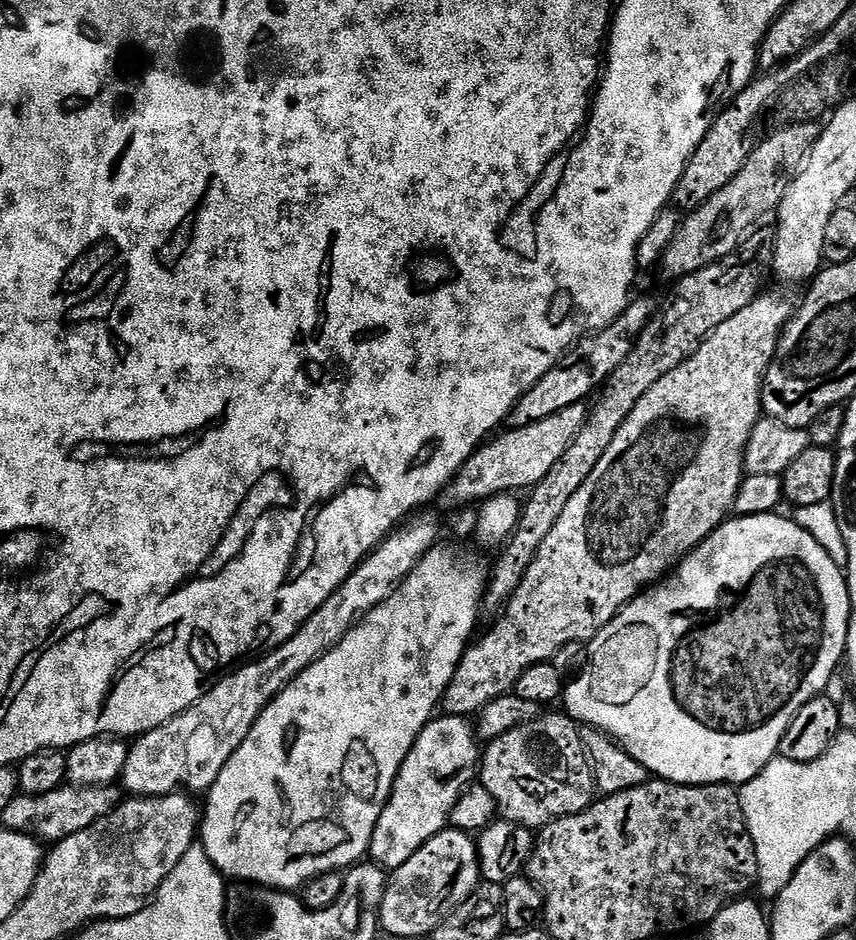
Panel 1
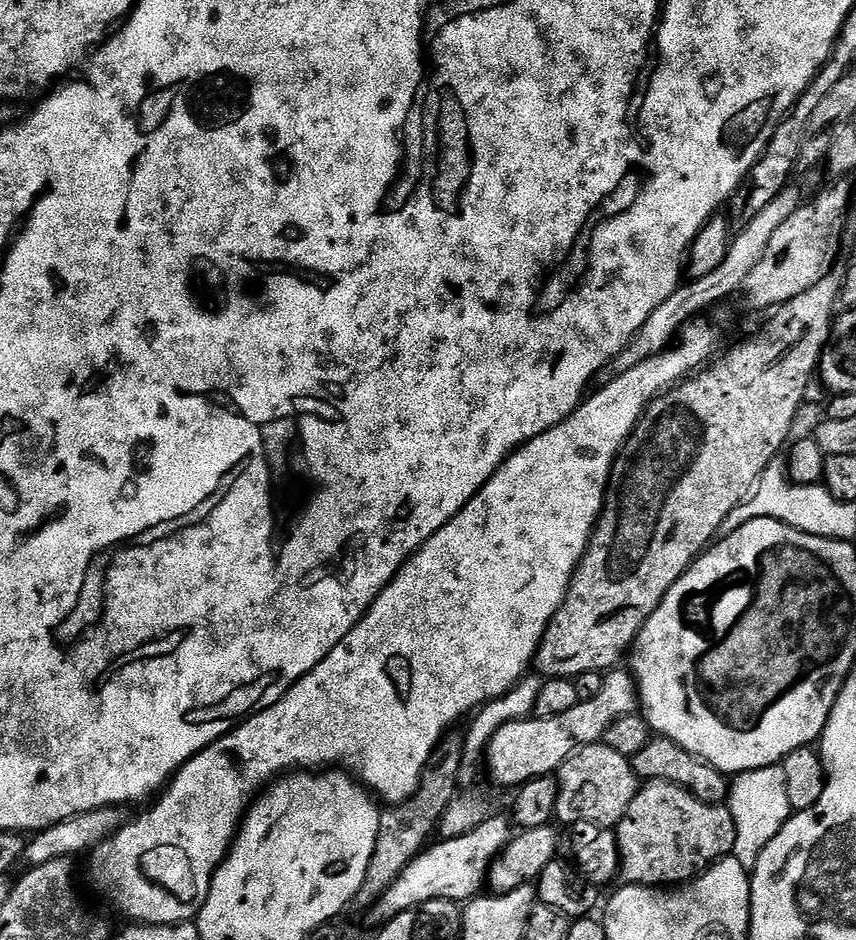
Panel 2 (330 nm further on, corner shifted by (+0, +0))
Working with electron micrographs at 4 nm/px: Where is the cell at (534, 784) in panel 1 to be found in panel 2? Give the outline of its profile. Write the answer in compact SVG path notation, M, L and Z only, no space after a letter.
M603 742L579 748L555 773L554 779L558 786L556 820L565 826L590 822L600 828L615 829L638 791L631 759Z

